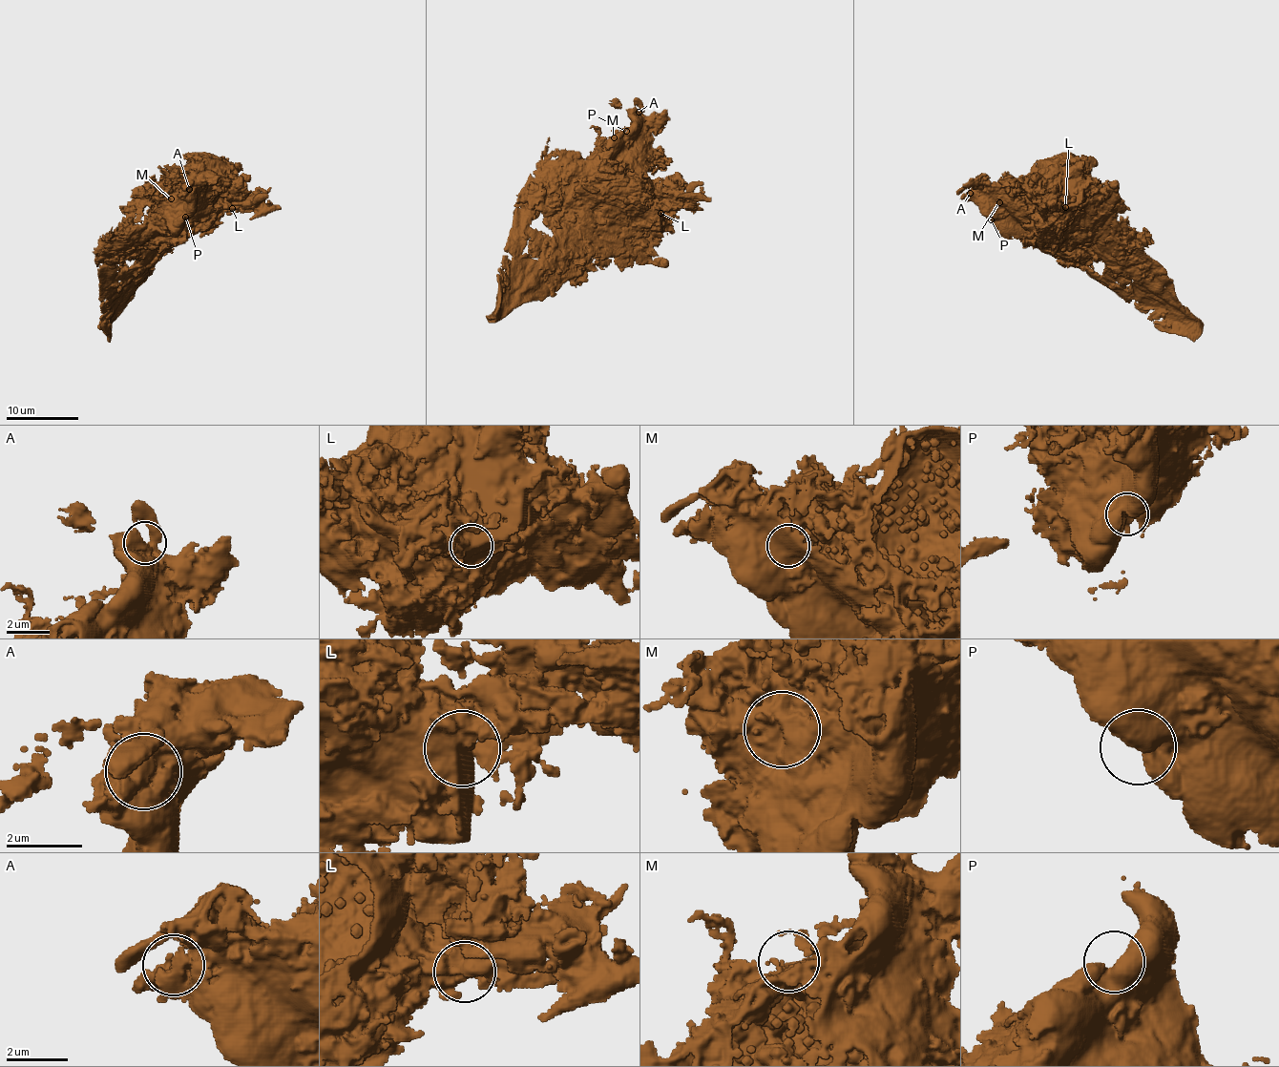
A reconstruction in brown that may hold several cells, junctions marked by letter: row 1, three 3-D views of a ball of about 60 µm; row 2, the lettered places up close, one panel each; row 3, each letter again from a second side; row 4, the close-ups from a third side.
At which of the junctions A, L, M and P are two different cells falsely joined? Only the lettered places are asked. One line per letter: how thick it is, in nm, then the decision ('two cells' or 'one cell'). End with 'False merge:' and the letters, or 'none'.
A: 750 nm | one cell
L: 700 nm | one cell
M: 750 nm | one cell
P: 800 nm | one cell
False merge: none

